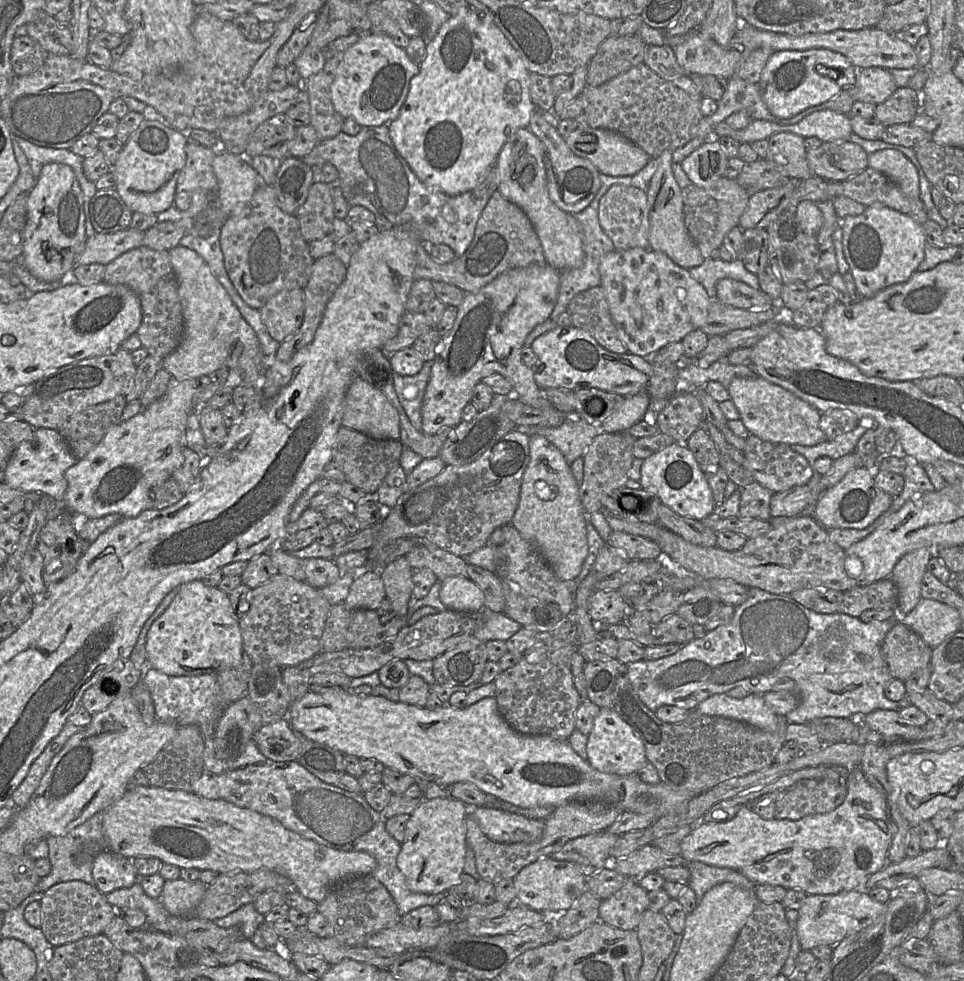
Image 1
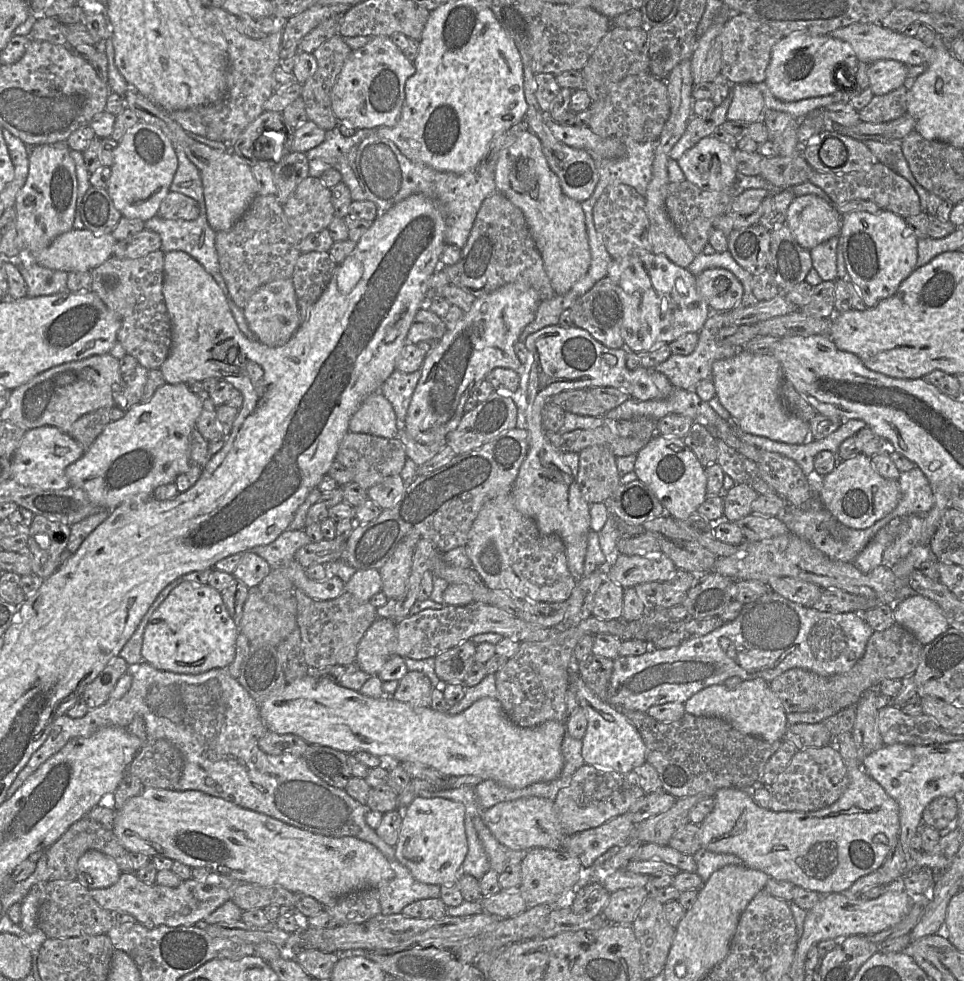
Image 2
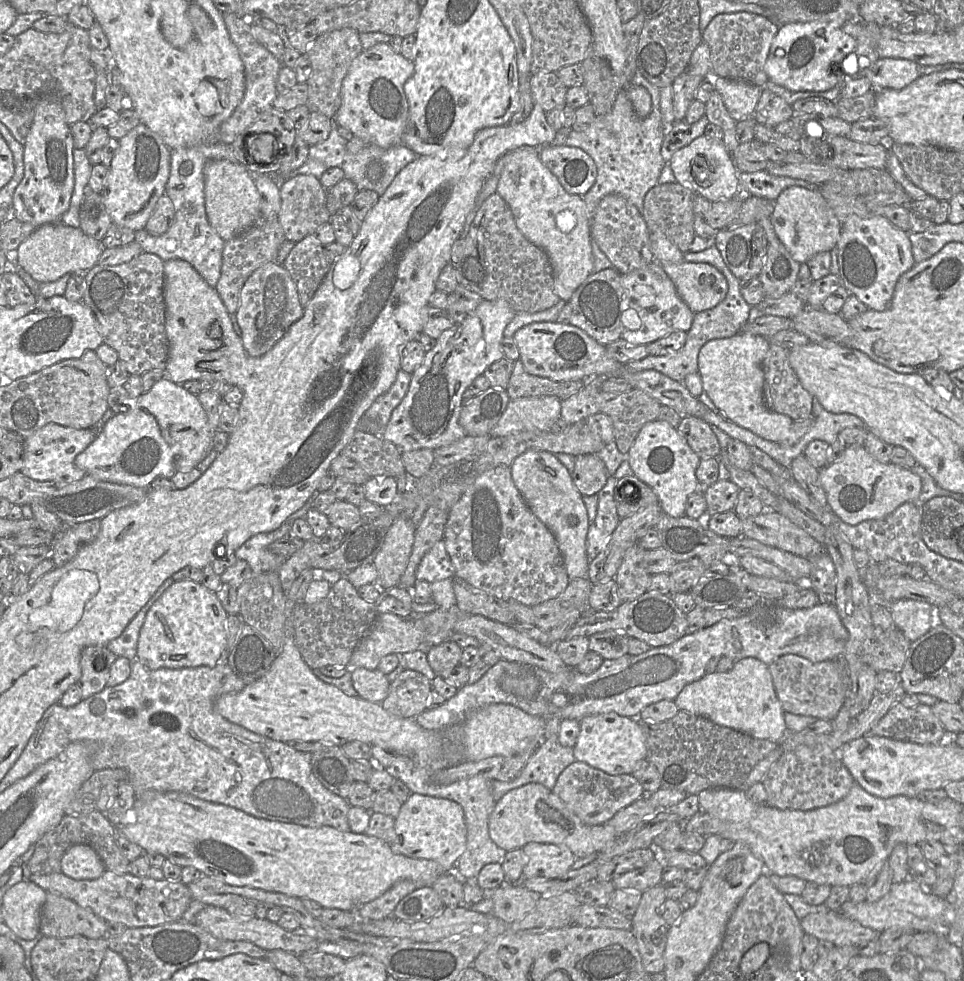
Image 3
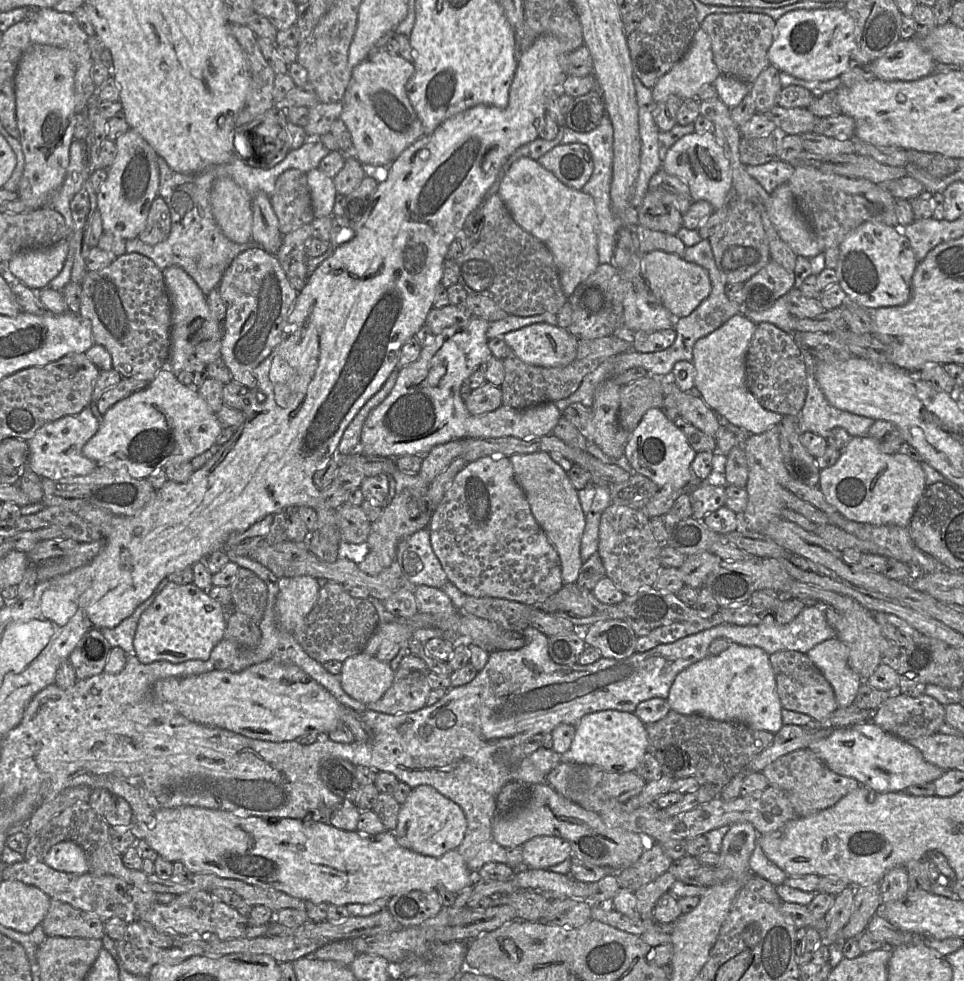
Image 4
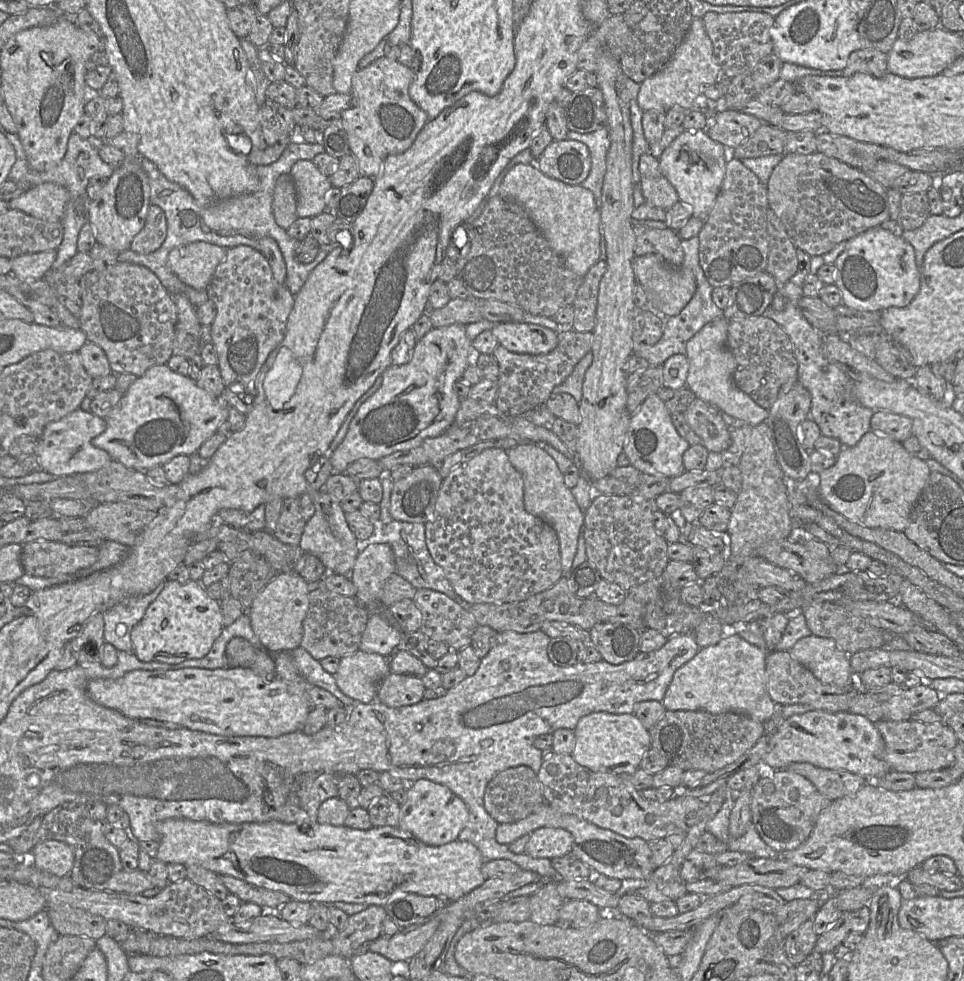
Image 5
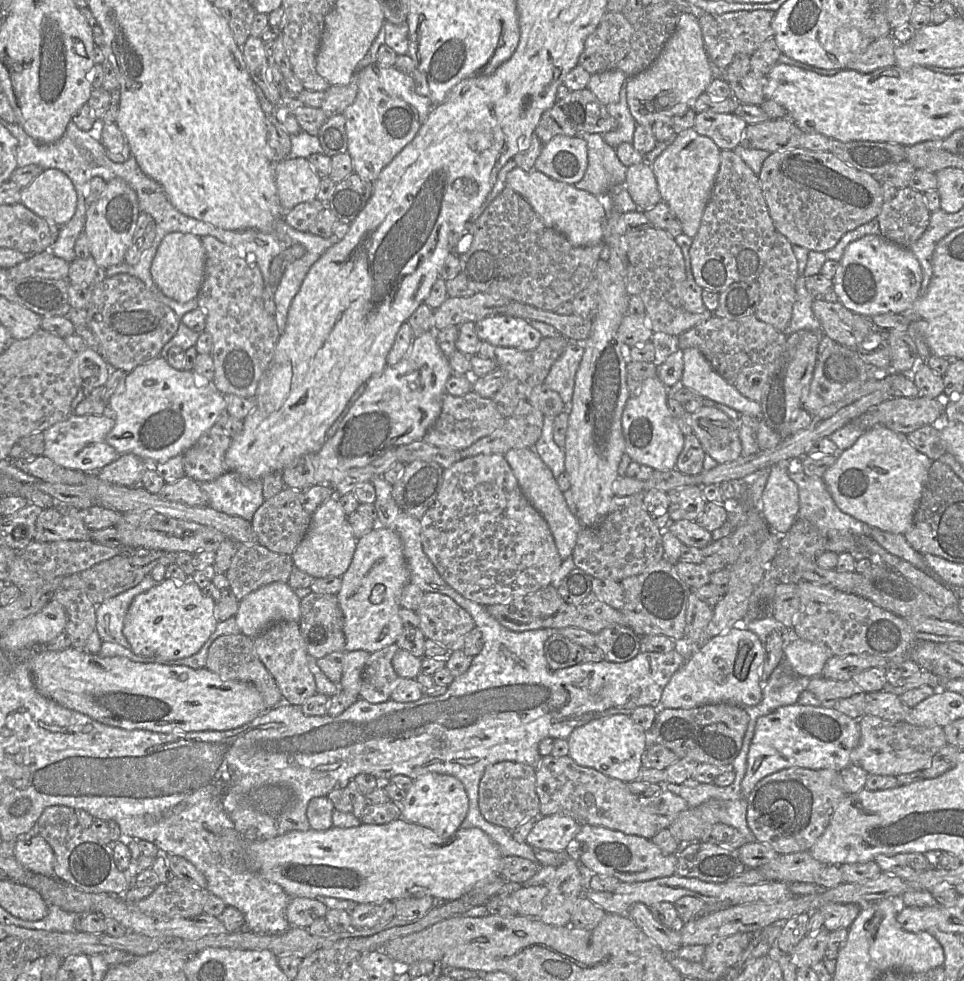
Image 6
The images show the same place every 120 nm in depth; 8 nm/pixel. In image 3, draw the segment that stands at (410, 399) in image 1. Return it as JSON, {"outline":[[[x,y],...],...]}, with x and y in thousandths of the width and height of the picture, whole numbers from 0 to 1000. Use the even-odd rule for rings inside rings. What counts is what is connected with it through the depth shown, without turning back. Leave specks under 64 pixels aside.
{"outline":[[[414,377],[401,397],[399,397],[378,421],[373,430],[376,439],[396,444],[398,435],[404,430],[407,419],[420,404],[426,388],[426,381]]]}

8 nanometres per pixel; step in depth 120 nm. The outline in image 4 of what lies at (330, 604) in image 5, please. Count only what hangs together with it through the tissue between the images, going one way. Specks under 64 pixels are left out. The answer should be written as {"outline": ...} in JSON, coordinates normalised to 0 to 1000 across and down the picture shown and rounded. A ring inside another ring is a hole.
{"outline":[[[339,593],[331,601],[330,611],[313,638],[304,647],[320,669],[329,675],[333,677],[340,674],[357,675],[360,671],[377,665],[391,637],[391,623],[382,611],[366,610],[356,600],[355,595]]]}

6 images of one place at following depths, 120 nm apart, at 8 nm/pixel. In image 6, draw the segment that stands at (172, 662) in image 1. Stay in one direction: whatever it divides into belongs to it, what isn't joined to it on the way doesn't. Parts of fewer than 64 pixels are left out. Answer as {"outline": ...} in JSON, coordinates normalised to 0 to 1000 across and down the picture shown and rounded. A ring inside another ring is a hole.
{"outline":[[[170,590],[139,610],[130,628],[128,646],[136,664],[143,669],[194,671],[203,667],[223,643],[227,634],[223,618],[223,613],[213,608],[198,590],[191,593]]]}

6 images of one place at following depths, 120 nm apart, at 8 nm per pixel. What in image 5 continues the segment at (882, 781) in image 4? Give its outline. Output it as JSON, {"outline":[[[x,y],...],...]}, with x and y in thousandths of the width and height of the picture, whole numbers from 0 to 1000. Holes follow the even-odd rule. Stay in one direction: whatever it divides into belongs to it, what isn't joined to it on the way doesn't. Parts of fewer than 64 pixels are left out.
{"outline":[[[840,724],[813,733],[801,748],[793,778],[803,785],[824,777],[837,777],[861,785],[878,785],[900,796],[924,786],[916,774],[917,756],[908,738],[894,729],[881,726]]]}

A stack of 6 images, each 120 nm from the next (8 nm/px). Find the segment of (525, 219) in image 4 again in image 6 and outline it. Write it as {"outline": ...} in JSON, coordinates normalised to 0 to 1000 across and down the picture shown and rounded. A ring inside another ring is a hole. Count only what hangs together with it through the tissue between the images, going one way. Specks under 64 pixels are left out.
{"outline":[[[538,170],[526,177],[525,190],[546,203],[564,228],[584,239],[594,251],[627,248],[628,213],[623,204],[615,198],[601,194],[593,188],[575,183],[555,172],[545,174]]]}

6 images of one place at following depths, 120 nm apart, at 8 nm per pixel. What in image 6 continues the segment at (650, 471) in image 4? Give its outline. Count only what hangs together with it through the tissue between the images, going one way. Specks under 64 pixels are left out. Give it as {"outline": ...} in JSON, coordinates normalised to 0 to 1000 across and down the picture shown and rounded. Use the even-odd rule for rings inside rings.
{"outline":[[[683,383],[670,386],[663,402],[654,404],[645,422],[649,463],[656,470],[680,480],[701,478],[702,468],[711,453],[711,443],[693,414],[692,397]]]}

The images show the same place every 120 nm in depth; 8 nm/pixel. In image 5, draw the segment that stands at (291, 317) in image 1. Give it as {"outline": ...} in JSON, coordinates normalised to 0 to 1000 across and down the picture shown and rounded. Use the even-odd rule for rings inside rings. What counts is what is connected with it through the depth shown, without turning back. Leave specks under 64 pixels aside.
{"outline":[[[256,250],[235,255],[214,296],[224,313],[218,337],[231,389],[234,394],[249,390],[254,399],[266,404],[267,384],[280,359],[296,343],[306,302],[296,290],[286,287],[275,261]]]}

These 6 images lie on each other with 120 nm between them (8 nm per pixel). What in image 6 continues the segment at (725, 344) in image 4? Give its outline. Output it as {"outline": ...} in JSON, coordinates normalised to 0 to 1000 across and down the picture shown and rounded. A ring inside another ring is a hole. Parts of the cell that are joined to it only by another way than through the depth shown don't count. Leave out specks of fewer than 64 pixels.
{"outline":[[[717,354],[710,357],[710,375],[706,384],[707,391],[728,404],[740,409],[751,412],[765,418],[770,422],[776,422],[782,425],[790,426],[790,416],[788,410],[776,407],[770,403],[760,392],[755,390],[747,381],[745,381],[727,358]]]}

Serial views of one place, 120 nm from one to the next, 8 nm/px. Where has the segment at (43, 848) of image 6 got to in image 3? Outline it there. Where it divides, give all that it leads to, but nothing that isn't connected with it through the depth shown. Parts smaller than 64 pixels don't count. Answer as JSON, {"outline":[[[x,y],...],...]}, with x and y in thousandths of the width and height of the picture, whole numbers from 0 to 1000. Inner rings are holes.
{"outline":[[[76,861],[63,876],[63,889],[79,897],[101,896],[109,888],[106,876],[92,861]]]}

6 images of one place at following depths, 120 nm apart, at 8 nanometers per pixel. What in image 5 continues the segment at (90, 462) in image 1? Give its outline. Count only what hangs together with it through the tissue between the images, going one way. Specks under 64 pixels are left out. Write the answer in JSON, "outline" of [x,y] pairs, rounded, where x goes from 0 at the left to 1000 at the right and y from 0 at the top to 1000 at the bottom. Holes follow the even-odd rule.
{"outline":[[[173,371],[161,372],[137,390],[109,426],[111,435],[95,449],[95,453],[111,460],[116,469],[141,480],[152,480],[168,475],[184,464],[198,465],[226,438],[227,433],[237,426],[237,414],[207,396],[195,383],[178,378]]]}

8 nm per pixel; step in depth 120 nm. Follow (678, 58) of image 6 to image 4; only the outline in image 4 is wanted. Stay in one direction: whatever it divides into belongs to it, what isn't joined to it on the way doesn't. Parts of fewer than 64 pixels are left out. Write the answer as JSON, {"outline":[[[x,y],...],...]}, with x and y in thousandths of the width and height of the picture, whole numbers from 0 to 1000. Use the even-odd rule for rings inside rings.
{"outline":[[[727,29],[709,59],[683,81],[676,92],[680,105],[700,97],[709,102],[722,100],[729,87],[738,87],[748,75],[741,63],[738,41]]]}

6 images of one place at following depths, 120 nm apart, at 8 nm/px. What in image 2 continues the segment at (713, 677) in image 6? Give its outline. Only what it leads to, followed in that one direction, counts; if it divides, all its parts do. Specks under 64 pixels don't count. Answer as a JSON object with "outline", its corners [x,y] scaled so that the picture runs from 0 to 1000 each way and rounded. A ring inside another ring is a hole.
{"outline":[[[790,691],[773,694],[771,693],[762,702],[756,702],[752,699],[752,697],[734,699],[718,708],[710,717],[710,720],[711,725],[715,728],[721,730],[749,732],[756,736],[767,746],[796,756],[803,756],[813,753],[813,749],[817,741],[817,735],[815,731],[816,727],[813,724],[810,714],[800,703],[798,695]]]}

